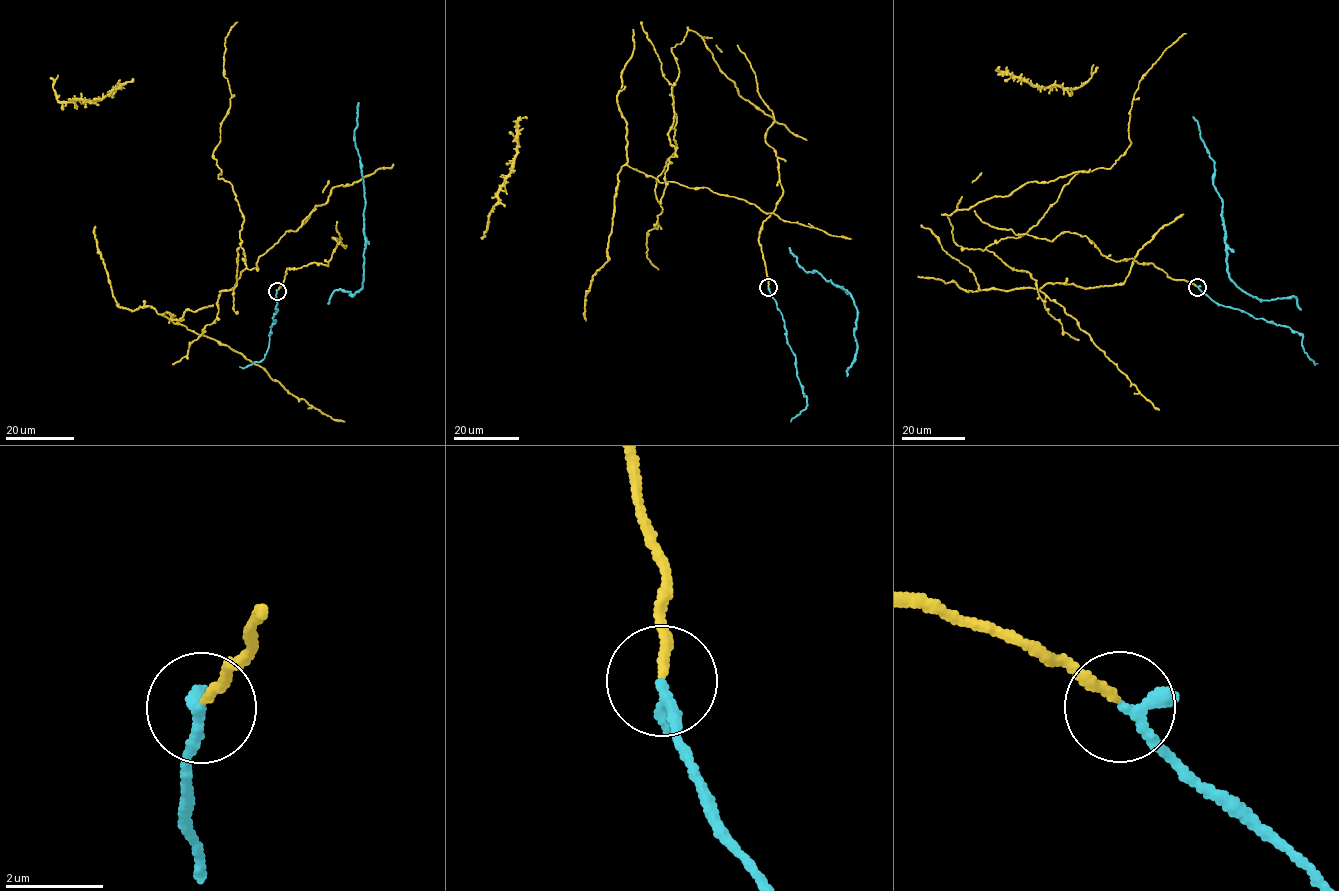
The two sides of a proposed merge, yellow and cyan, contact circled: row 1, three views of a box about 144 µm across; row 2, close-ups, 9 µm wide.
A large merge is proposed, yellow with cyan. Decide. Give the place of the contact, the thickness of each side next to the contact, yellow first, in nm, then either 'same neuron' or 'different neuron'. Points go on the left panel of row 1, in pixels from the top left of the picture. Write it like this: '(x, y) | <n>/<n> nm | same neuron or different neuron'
(277, 291) | 180/320 nm | different neuron

